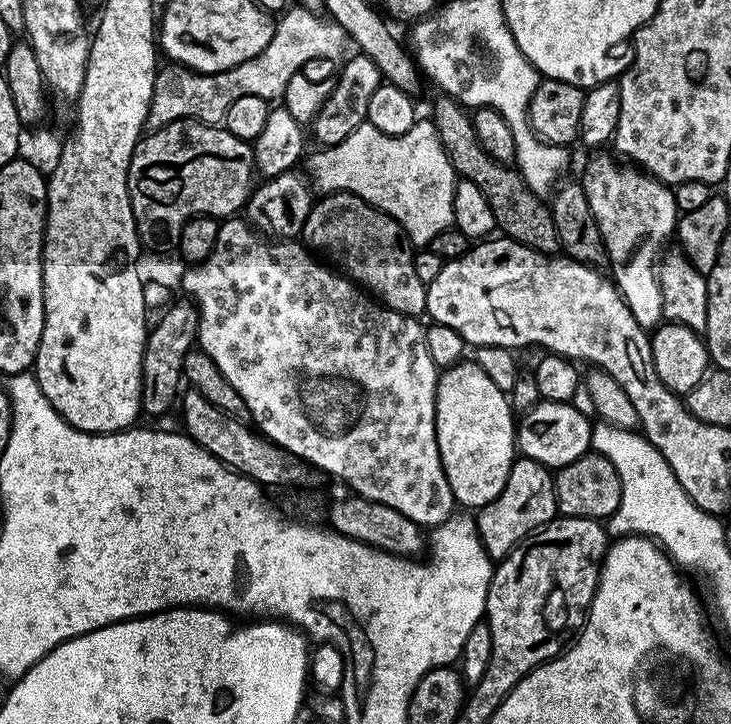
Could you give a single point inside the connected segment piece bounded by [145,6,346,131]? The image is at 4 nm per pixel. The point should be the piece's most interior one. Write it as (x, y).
(301, 36)

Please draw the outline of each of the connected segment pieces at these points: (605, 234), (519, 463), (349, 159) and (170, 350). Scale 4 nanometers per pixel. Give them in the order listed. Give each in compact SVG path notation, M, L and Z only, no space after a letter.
M604 154L593 155L596 157L584 168L584 193L608 251L611 279L626 306L630 306L634 322L645 330L652 330L661 323L664 314L658 265L666 248L664 243L671 241L676 231L676 194L669 185L639 167L629 166L615 155L600 155Z
M520 456L513 460L506 486L500 491L498 498L482 506L475 513L474 519L482 546L493 561L499 562L532 533L539 532L545 524L551 524L557 516L556 481L553 473L544 464L534 462L529 456Z
M417 119L416 124L406 134L391 136L382 134L374 125L365 122L350 134L350 138L342 138L342 142L321 147L312 157L309 155L307 175L311 183L321 193L349 192L386 214L390 214L402 226L402 230L413 245L426 246L434 238L434 234L442 234L442 230L453 227L452 203L458 173L452 168L450 158L442 146L436 133L436 126L431 119Z
M185 300L170 307L162 318L151 327L147 344L143 350L143 394L141 405L143 411L152 416L166 413L174 398L177 399L180 389L178 382L182 380L184 355L197 343L200 329L199 308L193 301Z

